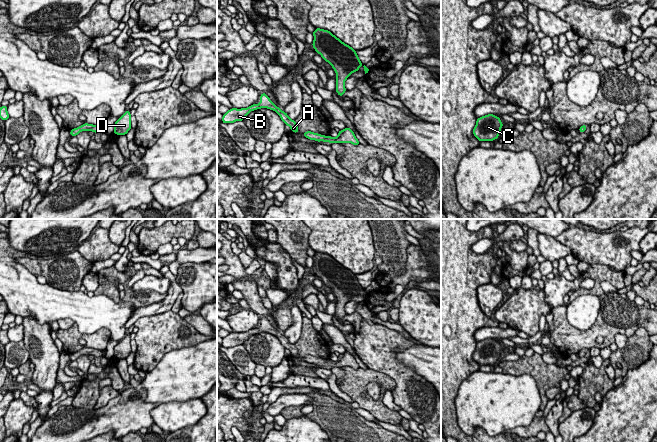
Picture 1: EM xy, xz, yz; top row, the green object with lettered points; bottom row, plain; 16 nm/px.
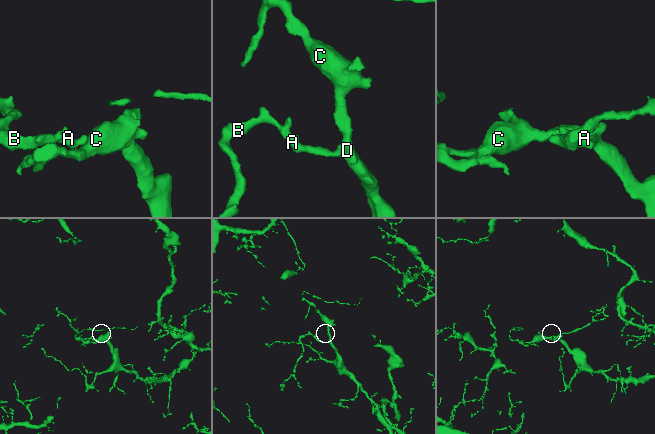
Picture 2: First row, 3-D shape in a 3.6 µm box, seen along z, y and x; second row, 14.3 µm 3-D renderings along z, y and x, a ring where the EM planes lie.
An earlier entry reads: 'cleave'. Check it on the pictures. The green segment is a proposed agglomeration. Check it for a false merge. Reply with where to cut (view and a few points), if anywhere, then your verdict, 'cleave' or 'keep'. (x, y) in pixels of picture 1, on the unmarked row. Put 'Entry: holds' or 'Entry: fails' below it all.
no cut; keep
Entry: fails

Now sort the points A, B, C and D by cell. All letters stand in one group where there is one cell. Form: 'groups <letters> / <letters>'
groups A B C D

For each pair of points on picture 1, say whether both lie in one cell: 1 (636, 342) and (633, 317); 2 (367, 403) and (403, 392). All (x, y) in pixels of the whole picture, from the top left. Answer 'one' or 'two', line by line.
1: two
2: two

